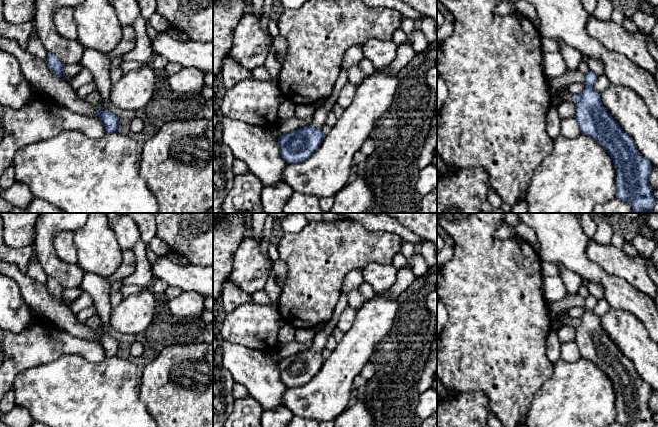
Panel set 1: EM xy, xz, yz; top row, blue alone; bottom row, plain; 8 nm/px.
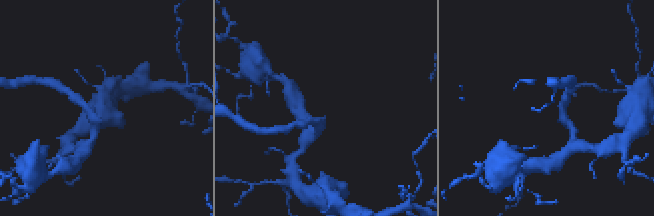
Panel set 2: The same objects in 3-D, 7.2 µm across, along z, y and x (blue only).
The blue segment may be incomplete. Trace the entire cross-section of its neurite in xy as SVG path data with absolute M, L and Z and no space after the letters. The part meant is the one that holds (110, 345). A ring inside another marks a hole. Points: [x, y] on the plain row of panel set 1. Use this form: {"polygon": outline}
{"polygon": "M97 312L91 316L84 324L95 331L99 339L99 345L104 350L106 358L117 355L119 350L119 342L108 334L101 335L98 333L98 329L100 328L101 324L101 318Z"}

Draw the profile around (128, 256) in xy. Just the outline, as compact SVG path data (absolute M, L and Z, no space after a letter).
M123 250L121 251L123 263L131 265L135 267L136 265L136 258L134 253L131 250Z

